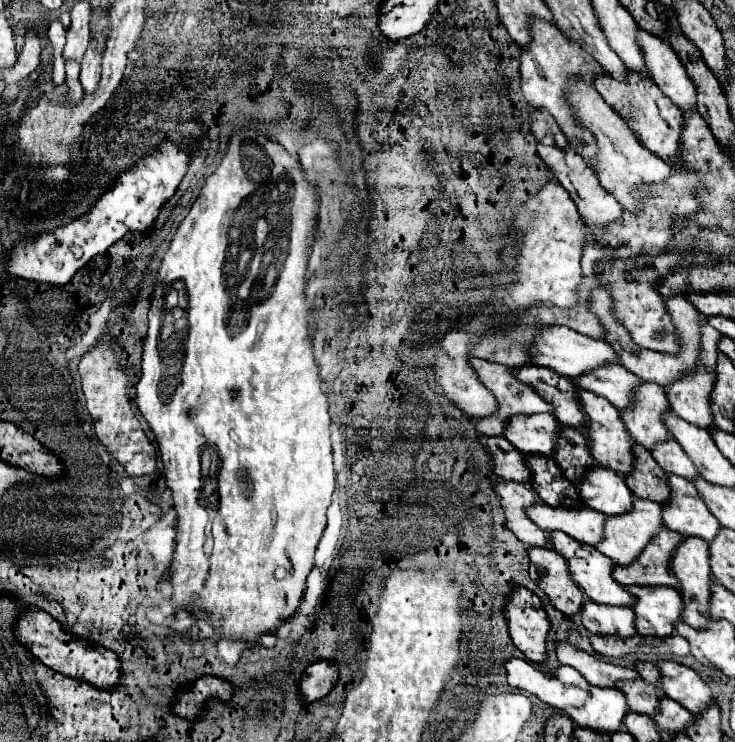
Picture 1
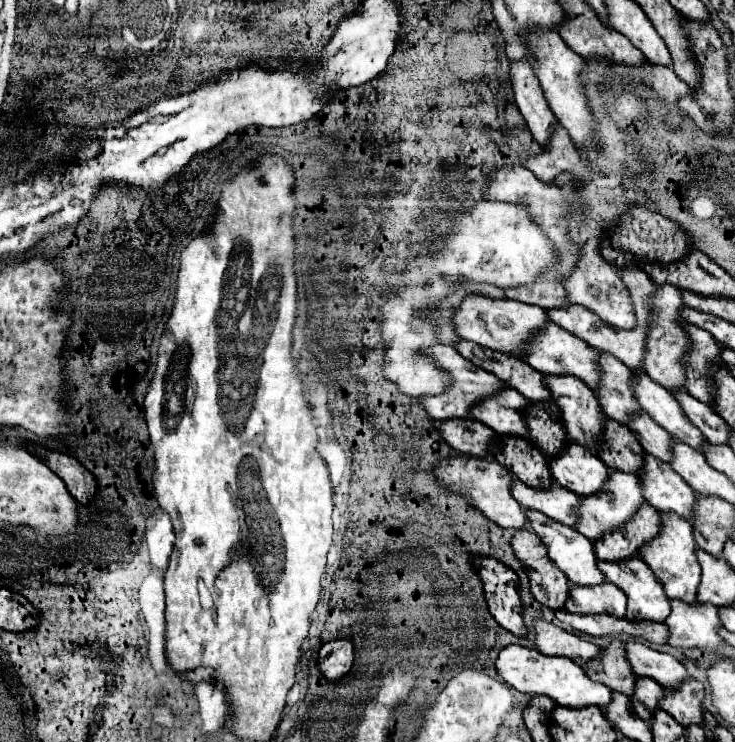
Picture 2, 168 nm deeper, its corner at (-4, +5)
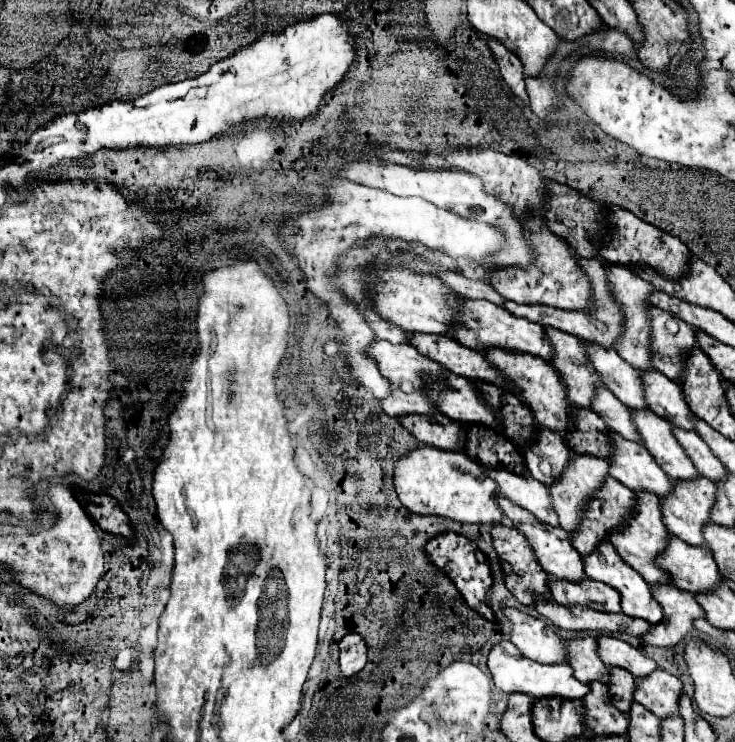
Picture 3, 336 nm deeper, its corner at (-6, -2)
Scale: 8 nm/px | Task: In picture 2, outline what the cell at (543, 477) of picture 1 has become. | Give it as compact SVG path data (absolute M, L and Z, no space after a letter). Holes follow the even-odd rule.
M503 436L503 452L499 452L495 458L531 488L547 490L555 482L547 456L539 452L539 448L529 438Z

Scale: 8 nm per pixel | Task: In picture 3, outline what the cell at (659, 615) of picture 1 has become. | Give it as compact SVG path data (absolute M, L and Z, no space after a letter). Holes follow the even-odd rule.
M609 541L599 543L599 545L597 545L597 551L593 551L593 555L585 555L585 557L583 557L583 565L585 565L585 567L583 567L583 569L585 569L585 575L587 575L589 579L607 583L607 585L615 587L615 589L621 593L621 607L623 607L623 613L625 613L625 615L641 617L641 619L649 621L651 625L661 621L661 605L651 597L649 585L645 583L645 579L641 579L641 575L639 575L637 571L633 571L633 567L629 567L629 565L617 555L617 551L613 549L613 545L611 545Z

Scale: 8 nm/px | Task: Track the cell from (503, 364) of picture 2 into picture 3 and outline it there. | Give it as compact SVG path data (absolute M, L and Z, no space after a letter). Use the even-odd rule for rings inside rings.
M409 333L409 343L427 359L439 363L455 375L467 379L485 379L487 383L497 383L499 387L511 389L511 385L501 377L501 373L493 371L491 363L479 351L461 347L449 335L421 335Z

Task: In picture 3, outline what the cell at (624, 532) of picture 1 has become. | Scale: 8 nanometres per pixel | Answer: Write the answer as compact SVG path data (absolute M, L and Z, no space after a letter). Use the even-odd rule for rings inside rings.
M573 453L567 467L563 469L561 477L549 485L549 495L551 495L551 503L553 503L553 509L559 517L559 525L573 533L581 521L581 515L583 515L583 509L587 507L589 499L593 497L593 493L603 485L603 479L609 475L609 463L607 459L601 459L601 457L595 457L595 455L579 455L579 453Z

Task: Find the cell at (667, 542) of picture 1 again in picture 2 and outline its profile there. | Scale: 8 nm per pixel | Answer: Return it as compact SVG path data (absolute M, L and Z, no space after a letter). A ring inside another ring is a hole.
M647 504L647 508L643 508L643 512L639 512L639 516L635 516L627 528L623 528L623 532L609 536L603 540L603 544L595 544L595 552L599 552L599 560L605 562L633 558L641 546L649 544L661 532L661 528L661 514Z

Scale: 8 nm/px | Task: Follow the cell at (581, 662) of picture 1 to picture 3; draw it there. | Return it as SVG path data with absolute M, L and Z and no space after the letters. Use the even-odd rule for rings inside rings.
M505 607L503 613L511 621L511 643L529 659L539 663L565 663L565 641L543 621L519 609Z

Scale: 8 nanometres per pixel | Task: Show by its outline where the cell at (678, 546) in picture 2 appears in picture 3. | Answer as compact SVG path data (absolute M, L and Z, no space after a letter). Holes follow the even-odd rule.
M649 491L635 493L635 497L637 497L637 509L627 519L625 527L619 527L617 531L613 531L613 535L609 535L609 541L613 543L613 547L621 555L621 559L627 565L631 565L635 571L639 571L647 583L671 583L671 577L663 569L659 569L653 561L657 555L661 555L661 551L665 549L665 543L669 539L669 533L661 521L659 497L651 495Z

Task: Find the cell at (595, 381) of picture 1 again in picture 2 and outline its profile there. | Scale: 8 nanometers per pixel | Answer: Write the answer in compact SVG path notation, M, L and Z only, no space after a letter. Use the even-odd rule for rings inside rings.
M551 324L551 328L547 328L547 336L543 336L543 340L539 340L539 344L535 344L535 352L531 352L531 356L525 356L525 362L529 362L529 366L533 366L535 370L539 370L543 374L577 376L591 390L599 390L599 384L601 384L599 358L601 358L601 352L597 348L593 348L585 340L573 336L571 332L563 330L561 326Z

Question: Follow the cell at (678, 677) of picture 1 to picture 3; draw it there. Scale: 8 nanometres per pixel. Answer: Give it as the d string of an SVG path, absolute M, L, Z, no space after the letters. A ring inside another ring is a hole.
M601 635L597 639L599 643L599 659L605 663L605 665L615 665L615 667L621 667L625 671L629 671L631 675L635 677L641 677L641 675L649 675L649 671L655 671L657 665L653 659L645 657L639 649L631 647L629 643L621 641L621 639L615 639L615 637L607 637L607 635Z

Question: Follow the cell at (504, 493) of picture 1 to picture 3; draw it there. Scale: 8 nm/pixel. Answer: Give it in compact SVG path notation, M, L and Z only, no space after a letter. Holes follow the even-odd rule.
M429 445L417 447L395 463L393 483L399 501L413 513L441 515L461 523L493 525L503 521L501 509L493 499L497 483L493 483L493 479L489 479L485 471L461 451L441 451ZM457 467L467 467L469 473L463 473Z

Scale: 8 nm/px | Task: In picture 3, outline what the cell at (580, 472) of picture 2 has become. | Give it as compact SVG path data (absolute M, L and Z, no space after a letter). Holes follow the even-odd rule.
M537 425L535 441L523 449L527 471L545 485L551 485L559 479L563 467L569 461L569 455L571 451L567 443L563 441L563 435L545 431L539 425Z

